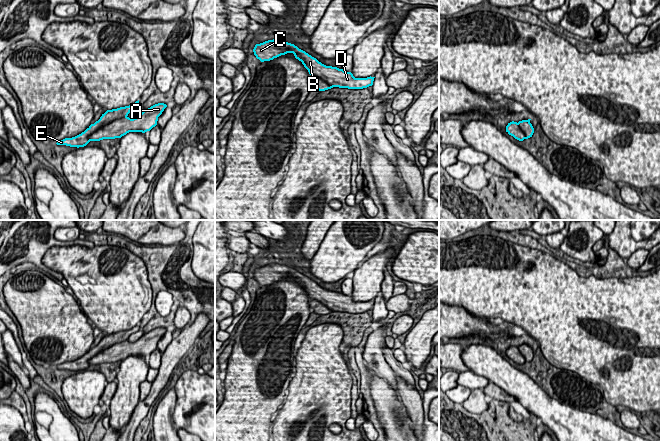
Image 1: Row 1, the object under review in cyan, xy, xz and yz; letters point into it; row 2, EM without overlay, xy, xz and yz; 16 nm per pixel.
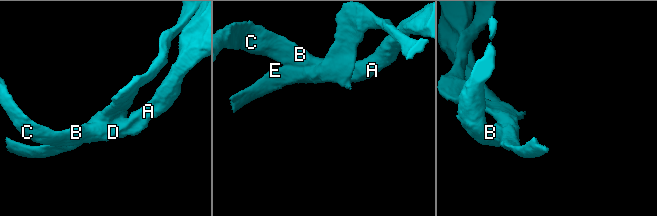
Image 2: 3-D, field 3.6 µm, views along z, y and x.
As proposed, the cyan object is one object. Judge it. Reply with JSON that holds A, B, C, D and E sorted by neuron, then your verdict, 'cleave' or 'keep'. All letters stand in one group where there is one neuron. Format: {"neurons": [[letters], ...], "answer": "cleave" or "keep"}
{"neurons": [["A", "B", "C", "D", "E"]], "answer": "keep"}

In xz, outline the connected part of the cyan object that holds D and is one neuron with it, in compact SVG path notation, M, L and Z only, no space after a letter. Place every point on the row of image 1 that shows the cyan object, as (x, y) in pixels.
M273 39L256 44L253 52L261 62L273 60L287 53L293 53L295 58L302 62L311 75L309 77L311 88L319 91L325 91L333 87L363 89L372 86L375 78L371 76L355 78L351 72L337 67L326 66L294 44L285 41Z

